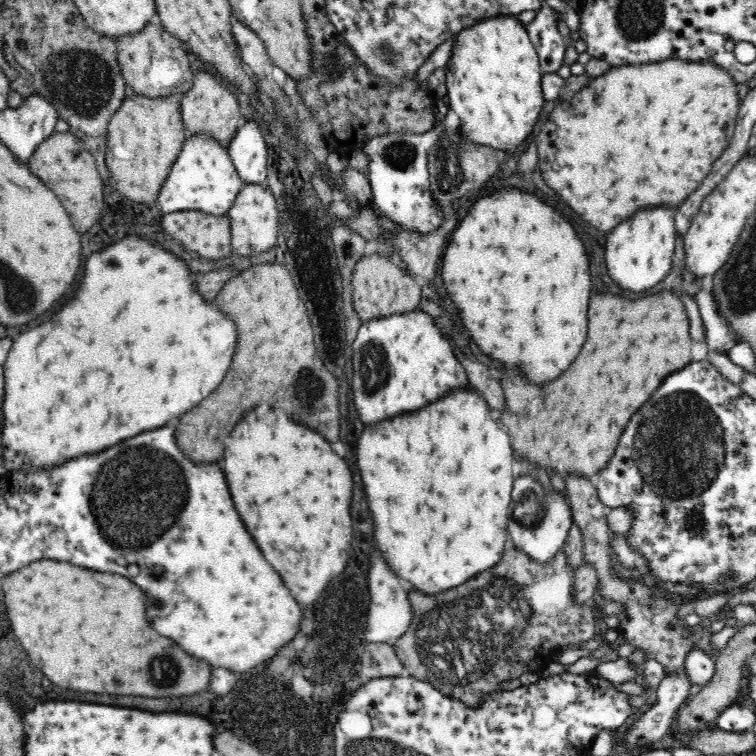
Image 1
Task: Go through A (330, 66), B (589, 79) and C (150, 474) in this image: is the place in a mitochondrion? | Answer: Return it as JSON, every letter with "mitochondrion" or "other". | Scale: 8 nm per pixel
{"A":"mitochondrion","B":"other","C":"mitochondrion"}

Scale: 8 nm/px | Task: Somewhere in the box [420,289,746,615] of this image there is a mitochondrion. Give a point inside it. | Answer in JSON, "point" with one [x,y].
{"point":[677,450]}

